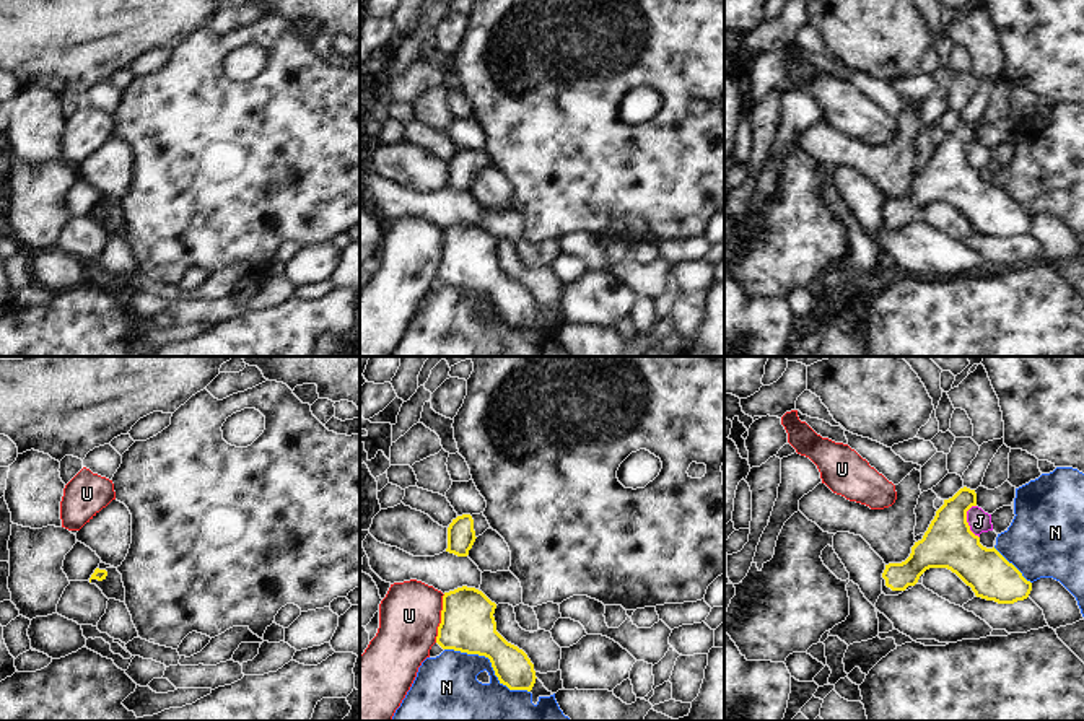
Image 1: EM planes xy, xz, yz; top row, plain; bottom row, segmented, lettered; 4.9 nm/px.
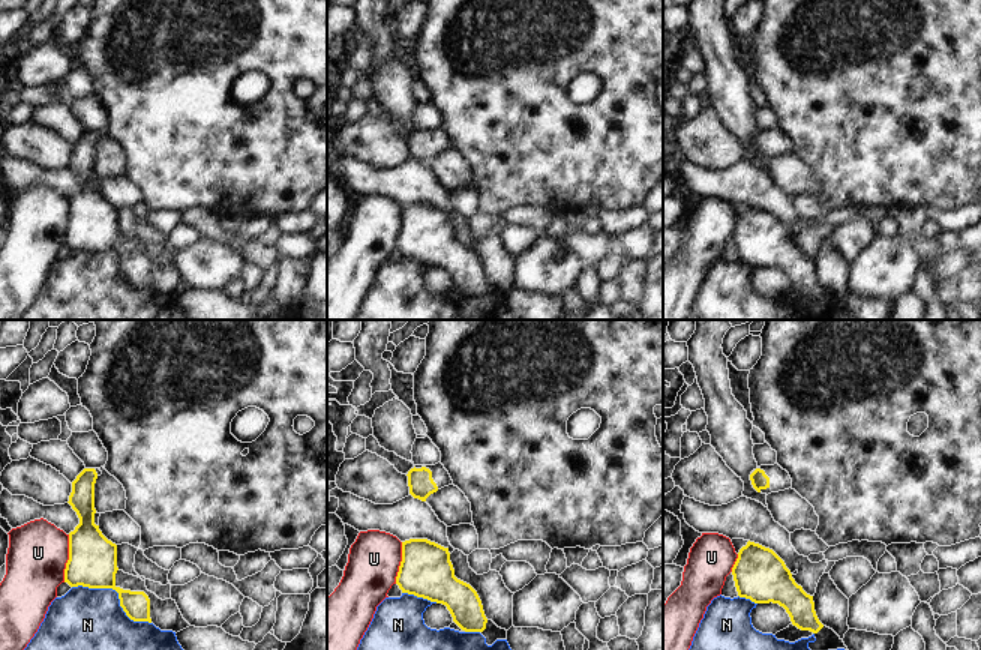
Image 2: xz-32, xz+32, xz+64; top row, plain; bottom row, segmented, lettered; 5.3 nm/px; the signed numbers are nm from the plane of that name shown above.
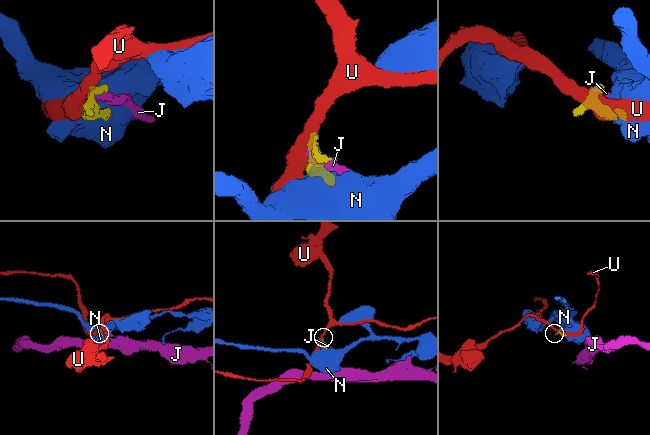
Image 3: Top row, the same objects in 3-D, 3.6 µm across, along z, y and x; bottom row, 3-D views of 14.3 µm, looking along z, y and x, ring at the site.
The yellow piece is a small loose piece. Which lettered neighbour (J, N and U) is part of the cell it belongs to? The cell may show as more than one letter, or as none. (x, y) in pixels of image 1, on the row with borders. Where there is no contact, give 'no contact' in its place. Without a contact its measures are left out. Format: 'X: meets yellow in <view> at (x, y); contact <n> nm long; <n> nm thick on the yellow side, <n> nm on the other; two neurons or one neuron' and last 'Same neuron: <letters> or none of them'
J: meets yellow in yz at (965, 521); contact 170 nm long; 240 nm thick on the yellow side, 110 nm on the other; two neurons
N: meets yellow in xz at (490, 661); contact 480 nm long; 260 nm thick on the yellow side, 300 nm on the other; two neurons
U: meets yellow in xz at (441, 619); contact 240 nm long; 260 nm thick on the yellow side, 300 nm on the other; two neurons
Same neuron: none of them

